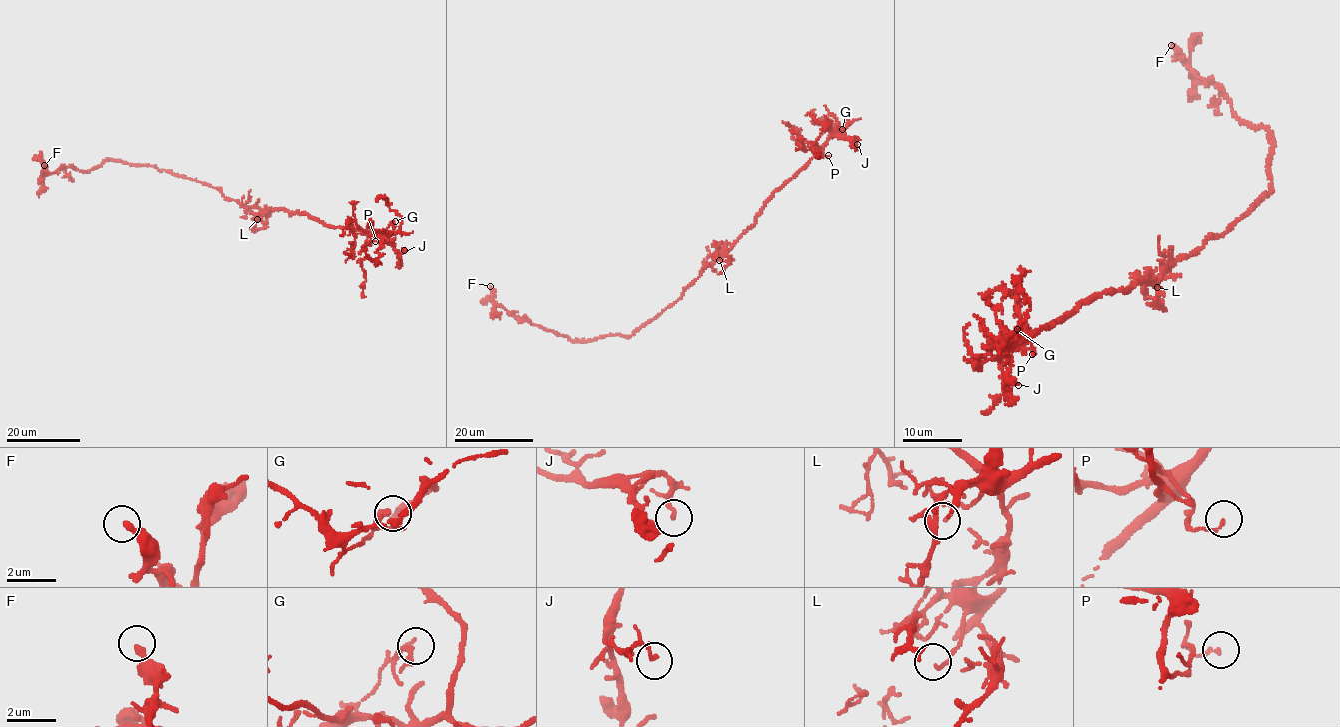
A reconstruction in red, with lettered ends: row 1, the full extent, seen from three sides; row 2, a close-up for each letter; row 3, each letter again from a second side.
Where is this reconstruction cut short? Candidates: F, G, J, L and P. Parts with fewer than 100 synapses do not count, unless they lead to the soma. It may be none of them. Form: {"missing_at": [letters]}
{"missing_at": []}

